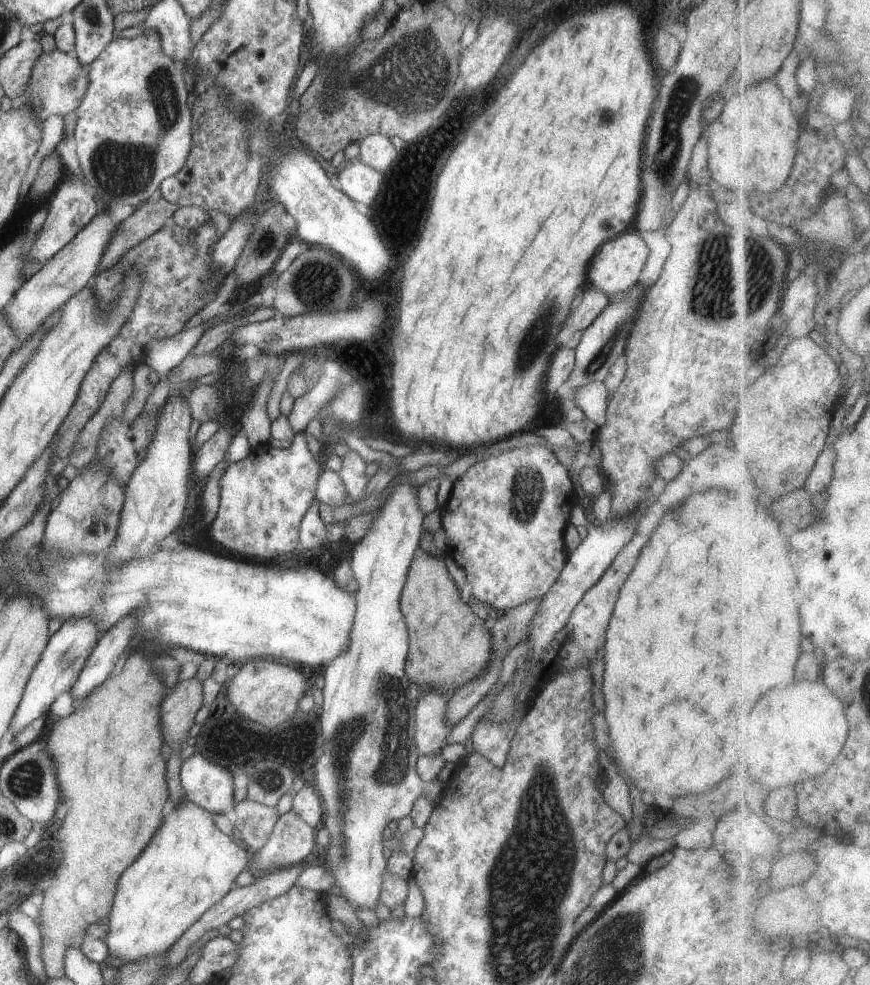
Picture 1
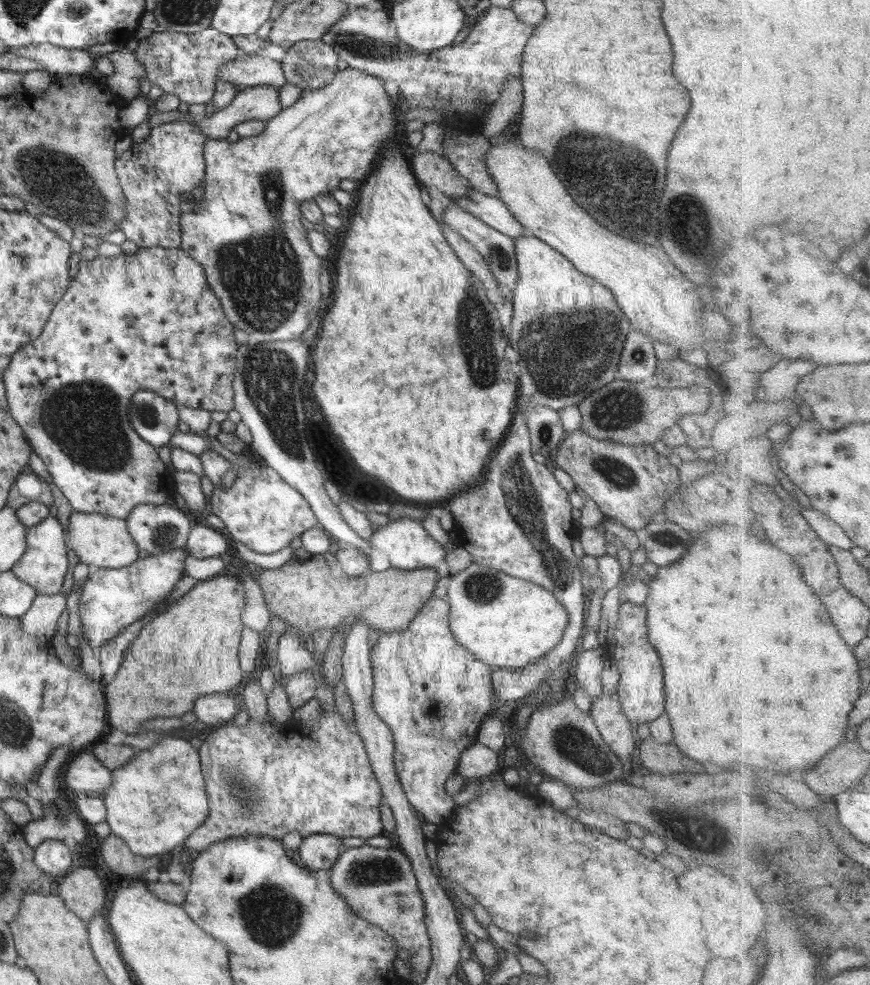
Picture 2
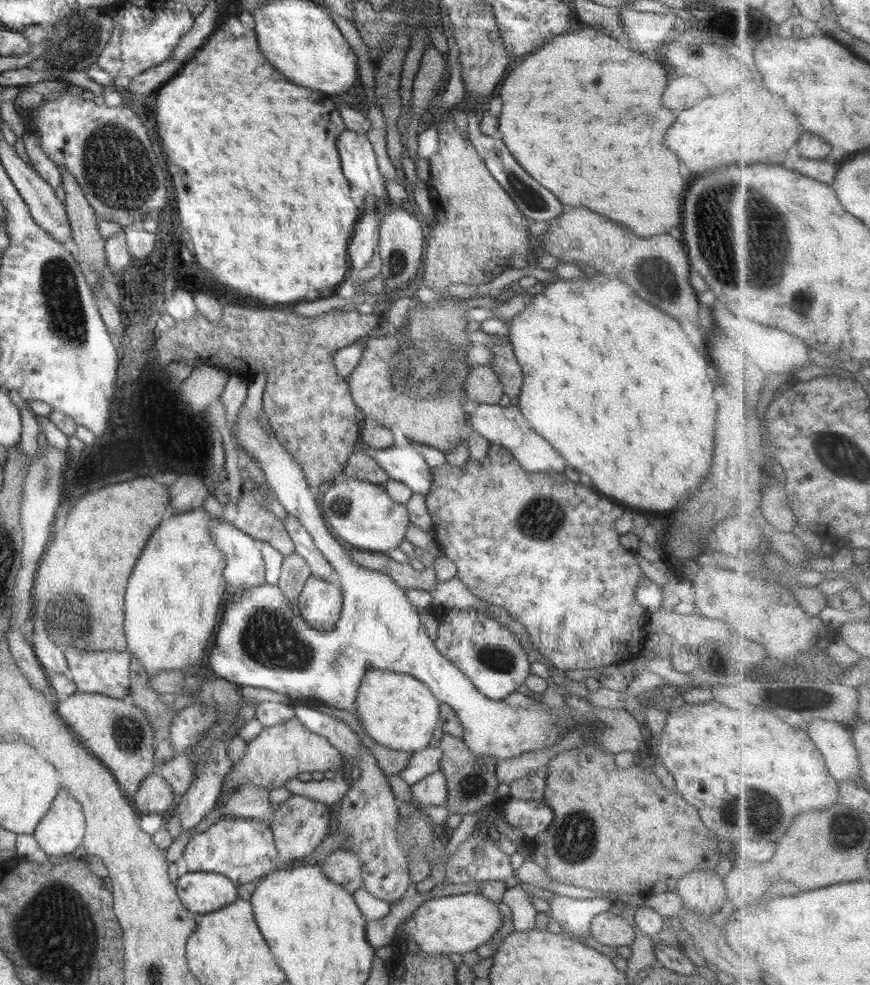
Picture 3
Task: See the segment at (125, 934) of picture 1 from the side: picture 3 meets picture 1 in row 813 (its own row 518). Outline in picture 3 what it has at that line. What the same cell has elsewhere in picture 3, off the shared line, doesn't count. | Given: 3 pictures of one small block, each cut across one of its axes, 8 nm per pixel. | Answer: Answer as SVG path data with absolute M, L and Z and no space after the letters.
M200 506L172 514L154 529L128 580L124 606L127 651L138 658L149 676L156 676L164 670L180 670L184 675L196 674L196 670L204 666L206 650L212 642L210 638L214 638L220 622L220 604L226 594L223 576L226 562L214 547L210 534L212 524L210 514Z

